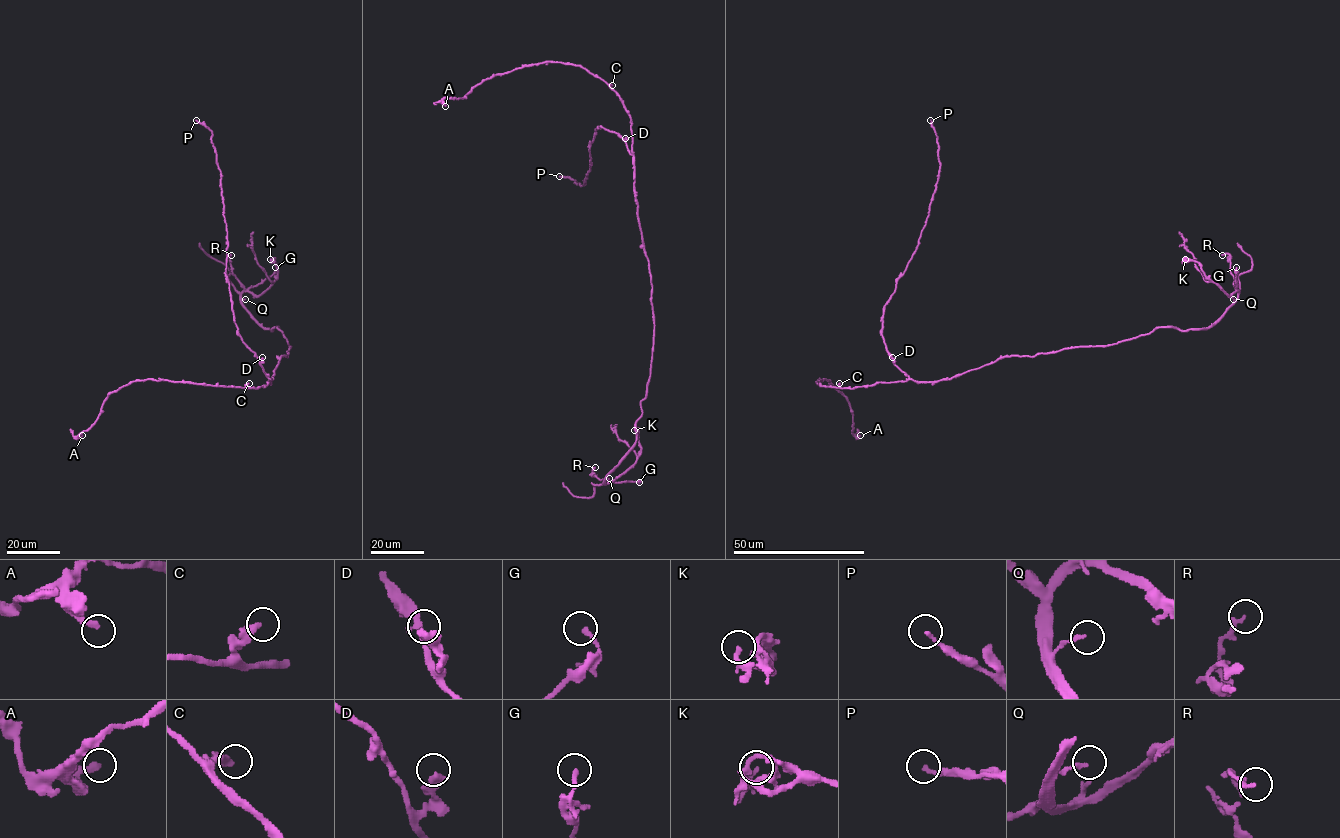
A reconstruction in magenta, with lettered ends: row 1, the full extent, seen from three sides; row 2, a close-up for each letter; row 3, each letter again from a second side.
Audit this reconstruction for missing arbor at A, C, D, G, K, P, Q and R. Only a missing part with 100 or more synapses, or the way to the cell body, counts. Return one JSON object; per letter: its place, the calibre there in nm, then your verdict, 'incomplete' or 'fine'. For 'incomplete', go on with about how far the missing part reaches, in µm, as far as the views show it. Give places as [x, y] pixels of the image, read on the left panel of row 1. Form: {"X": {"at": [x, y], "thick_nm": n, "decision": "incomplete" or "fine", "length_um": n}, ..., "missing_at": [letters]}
{"A": {"at": [82, 435], "thick_nm": 320, "decision": "fine"}, "C": {"at": [249, 383], "thick_nm": 360, "decision": "fine"}, "D": {"at": [262, 357], "thick_nm": 440, "decision": "fine"}, "G": {"at": [275, 267], "thick_nm": 200, "decision": "fine"}, "K": {"at": [270, 259], "thick_nm": 220, "decision": "fine"}, "P": {"at": [196, 120], "thick_nm": 160, "decision": "fine"}, "Q": {"at": [245, 299], "thick_nm": 160, "decision": "fine"}, "R": {"at": [231, 255], "thick_nm": 180, "decision": "fine"}, "missing_at": []}

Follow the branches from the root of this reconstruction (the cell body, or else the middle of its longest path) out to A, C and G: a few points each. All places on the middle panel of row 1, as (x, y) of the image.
A: (643, 240), (631, 118), (604, 81), (579, 65), (545, 61), (494, 75), (463, 98), (445, 97), (445, 106)
C: (643, 240), (634, 195), (631, 118), (621, 99), (610, 86), (612, 85)
G: (643, 240), (652, 285), (651, 373), (635, 423), (635, 444), (605, 480), (639, 482)

